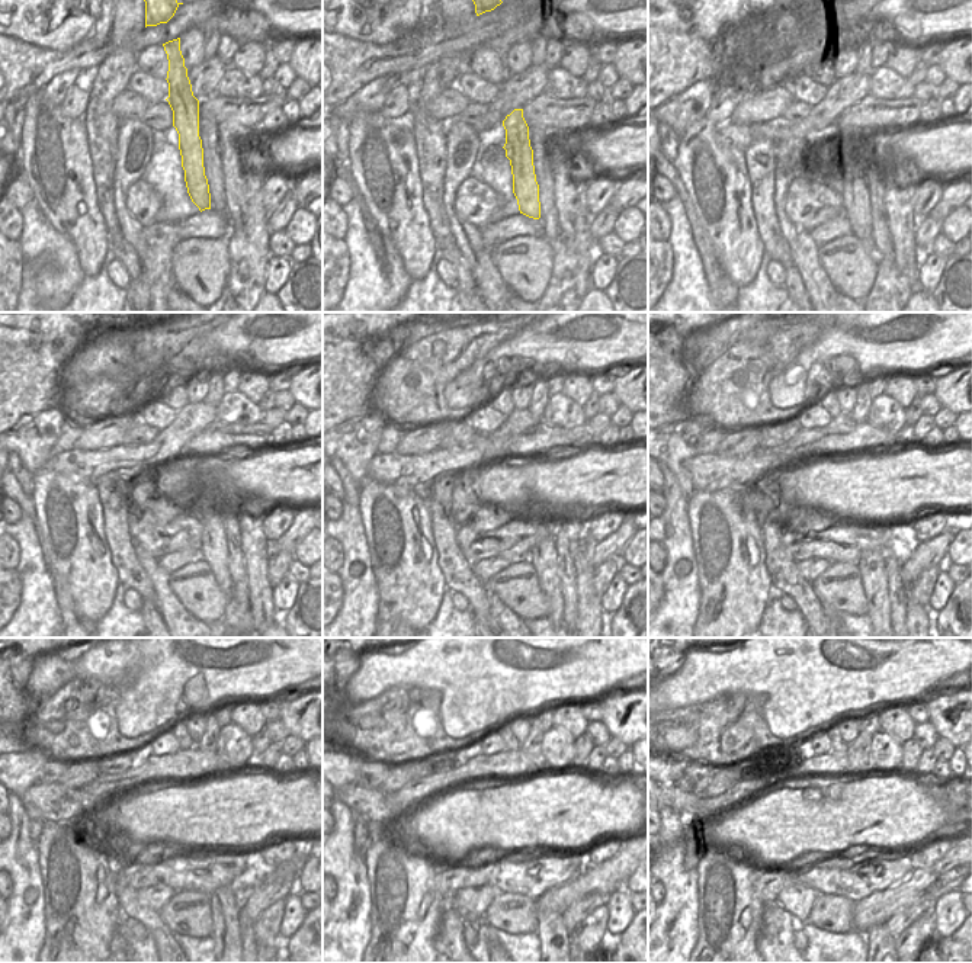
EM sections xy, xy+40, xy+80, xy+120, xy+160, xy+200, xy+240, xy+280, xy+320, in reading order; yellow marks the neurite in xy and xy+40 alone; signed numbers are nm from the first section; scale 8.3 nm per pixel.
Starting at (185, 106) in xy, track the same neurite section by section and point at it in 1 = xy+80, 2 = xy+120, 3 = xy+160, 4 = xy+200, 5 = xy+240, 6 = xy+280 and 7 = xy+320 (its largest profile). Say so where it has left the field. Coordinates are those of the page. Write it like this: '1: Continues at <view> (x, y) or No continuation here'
1: Continues at xy+80 (856, 199)
2: Continues at xy+120 (214, 551)
3: Continues at xy+160 (542, 555)
4: Continues at xy+200 (872, 568)
5: Continues at xy+240 (224, 907)
6: Continues at xy+280 (549, 925)
7: Continues at xy+320 (881, 933).

